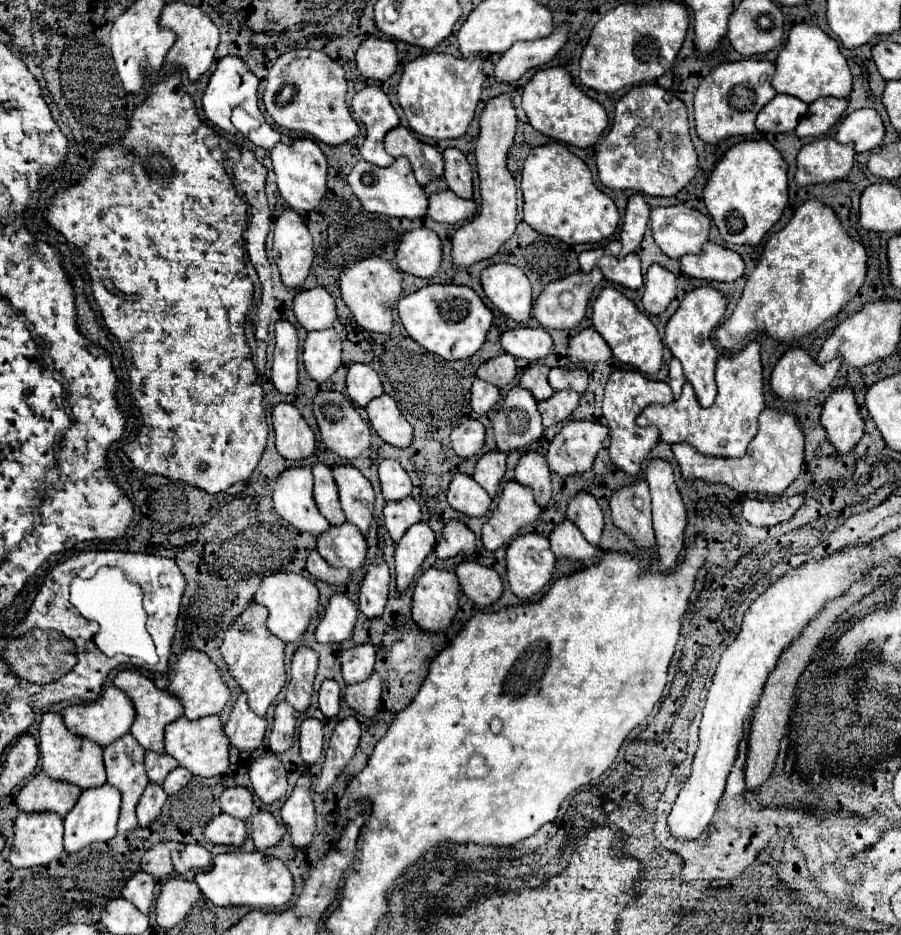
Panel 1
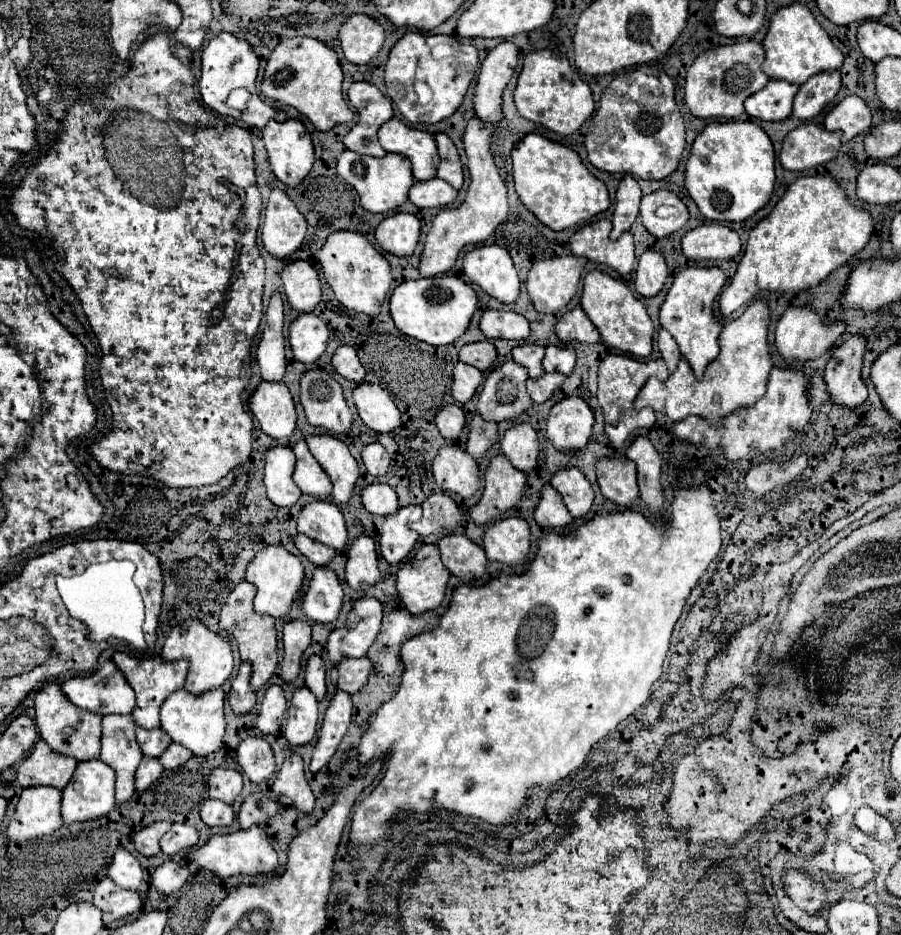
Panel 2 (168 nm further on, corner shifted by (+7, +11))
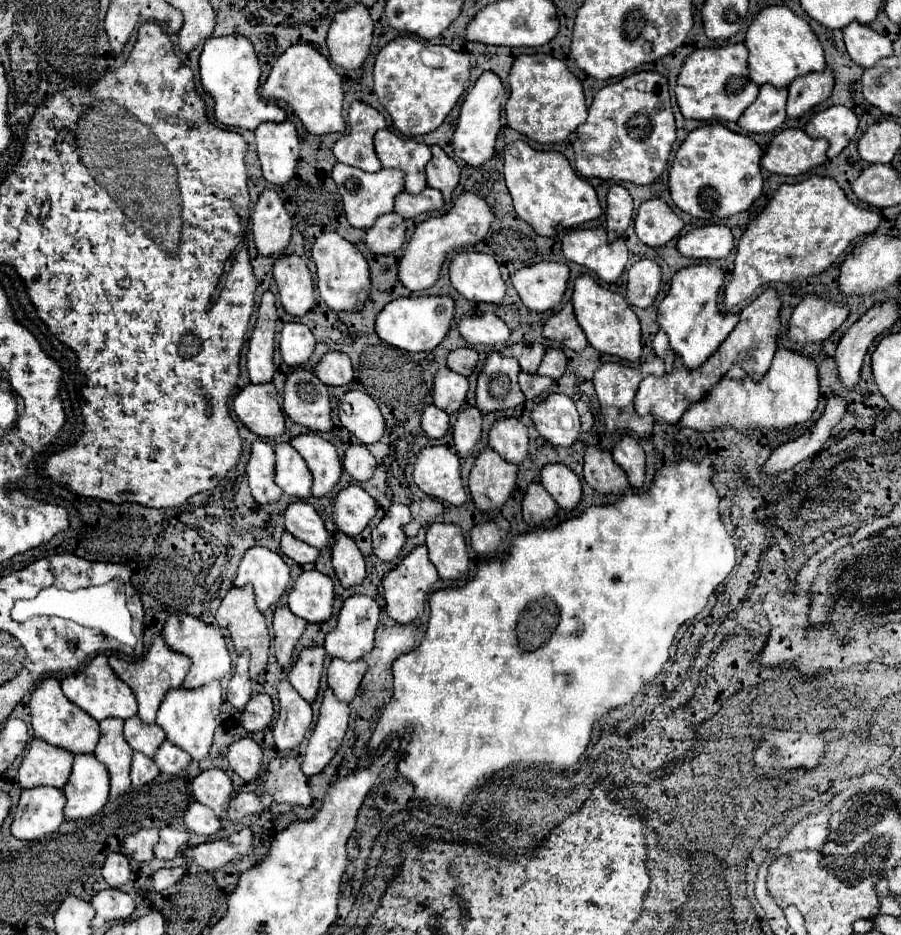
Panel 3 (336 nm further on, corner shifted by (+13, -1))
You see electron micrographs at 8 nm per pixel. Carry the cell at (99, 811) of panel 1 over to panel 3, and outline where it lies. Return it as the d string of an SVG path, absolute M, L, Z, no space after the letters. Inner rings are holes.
M78 753L68 783L62 789L66 793L66 819L94 817L108 801L108 769L96 759L96 755Z

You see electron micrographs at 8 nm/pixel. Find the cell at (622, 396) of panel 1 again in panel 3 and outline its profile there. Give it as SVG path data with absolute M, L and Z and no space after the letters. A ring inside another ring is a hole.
M654 357L652 361L644 361L644 363L636 363L636 365L622 365L622 363L604 363L596 373L594 373L594 387L596 387L596 395L600 401L600 411L604 415L604 423L606 423L606 431L614 433L614 431L632 431L640 437L648 435L652 431L654 425L654 417L640 417L634 411L634 395L638 391L640 381L644 379L644 375L654 375L654 377L662 377L664 375L664 361L660 357Z

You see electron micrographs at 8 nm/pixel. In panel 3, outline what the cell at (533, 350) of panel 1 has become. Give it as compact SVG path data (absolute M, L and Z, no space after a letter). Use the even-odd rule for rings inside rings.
M480 313L480 315L462 315L458 323L458 333L470 345L486 343L506 343L510 339L510 329L496 313Z

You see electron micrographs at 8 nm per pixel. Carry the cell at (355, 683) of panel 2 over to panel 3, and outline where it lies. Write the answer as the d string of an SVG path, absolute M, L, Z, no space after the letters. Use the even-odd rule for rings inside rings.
M334 657L328 667L328 685L334 689L338 697L342 697L342 701L352 701L366 669L368 665L362 659L344 661Z

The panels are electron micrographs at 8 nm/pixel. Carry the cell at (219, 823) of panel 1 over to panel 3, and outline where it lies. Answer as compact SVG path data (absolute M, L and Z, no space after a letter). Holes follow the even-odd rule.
M192 801L184 813L184 823L198 835L216 835L220 831L220 819L206 805Z

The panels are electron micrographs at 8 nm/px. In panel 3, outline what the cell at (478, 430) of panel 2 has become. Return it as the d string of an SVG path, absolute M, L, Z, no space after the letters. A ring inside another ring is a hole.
M464 407L458 413L458 419L452 427L452 435L454 435L454 445L460 457L468 457L472 455L472 449L476 445L476 441L480 439L482 433L482 415L478 407Z

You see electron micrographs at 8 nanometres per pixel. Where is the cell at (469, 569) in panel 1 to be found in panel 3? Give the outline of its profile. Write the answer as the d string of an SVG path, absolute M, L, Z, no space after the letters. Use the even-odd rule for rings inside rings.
M432 523L426 529L426 545L430 561L436 565L444 581L464 581L468 575L470 559L462 529L454 523Z

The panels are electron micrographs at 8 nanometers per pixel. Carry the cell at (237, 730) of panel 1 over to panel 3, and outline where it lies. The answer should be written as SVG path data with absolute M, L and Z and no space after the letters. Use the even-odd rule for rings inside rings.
M244 651L238 661L236 661L236 669L232 679L228 681L226 687L226 699L240 711L244 709L244 705L250 701L252 697L252 685L250 685L250 675L248 675L248 651Z

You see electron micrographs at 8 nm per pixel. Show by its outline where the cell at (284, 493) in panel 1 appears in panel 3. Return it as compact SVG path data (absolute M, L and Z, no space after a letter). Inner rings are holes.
M256 439L252 443L252 453L246 463L246 475L252 497L258 503L266 505L280 499L282 489L274 483L274 449L270 443L262 439Z

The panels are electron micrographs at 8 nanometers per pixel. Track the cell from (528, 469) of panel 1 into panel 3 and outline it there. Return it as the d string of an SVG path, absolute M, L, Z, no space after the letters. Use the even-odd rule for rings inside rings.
M502 417L490 427L488 445L506 461L520 465L528 455L528 431L520 419Z

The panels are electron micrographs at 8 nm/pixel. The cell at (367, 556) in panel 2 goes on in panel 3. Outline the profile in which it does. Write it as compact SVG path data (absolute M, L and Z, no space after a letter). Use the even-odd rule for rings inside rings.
M338 533L332 545L332 565L342 587L346 589L362 583L366 577L366 561L354 539L344 533Z

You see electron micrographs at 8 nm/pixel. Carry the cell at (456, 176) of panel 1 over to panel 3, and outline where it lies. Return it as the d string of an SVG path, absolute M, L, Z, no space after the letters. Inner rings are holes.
M432 145L432 159L426 165L426 177L428 177L428 185L438 189L444 201L448 203L454 187L458 185L460 169L454 163L454 159L450 159L438 145Z

